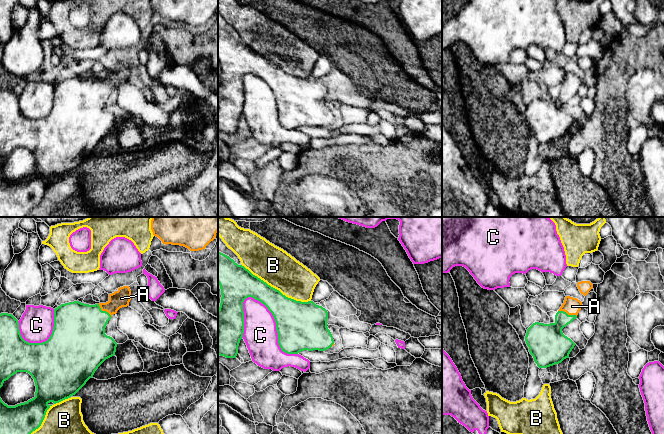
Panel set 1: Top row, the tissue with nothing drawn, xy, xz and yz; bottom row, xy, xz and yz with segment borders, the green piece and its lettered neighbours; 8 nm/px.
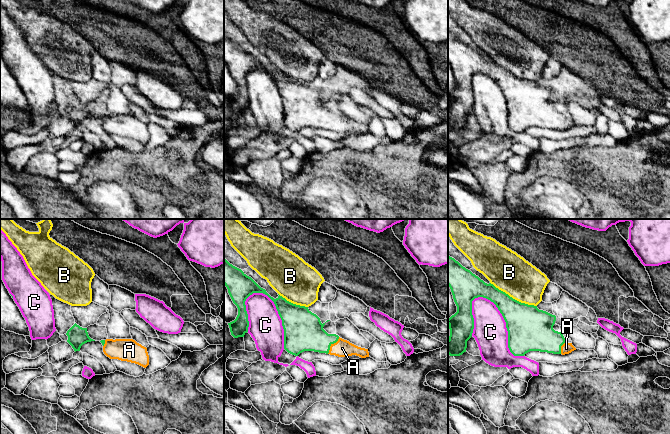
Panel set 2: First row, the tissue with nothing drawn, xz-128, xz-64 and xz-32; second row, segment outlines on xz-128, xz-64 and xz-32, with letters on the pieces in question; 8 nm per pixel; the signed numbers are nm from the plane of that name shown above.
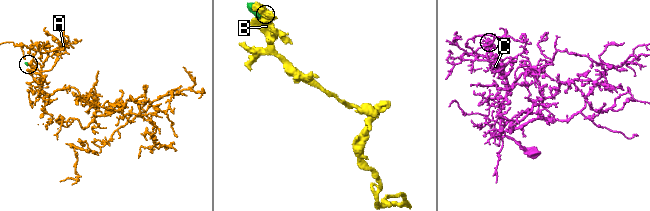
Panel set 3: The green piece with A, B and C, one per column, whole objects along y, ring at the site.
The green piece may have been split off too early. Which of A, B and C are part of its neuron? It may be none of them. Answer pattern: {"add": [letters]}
{"add": ["A"]}

